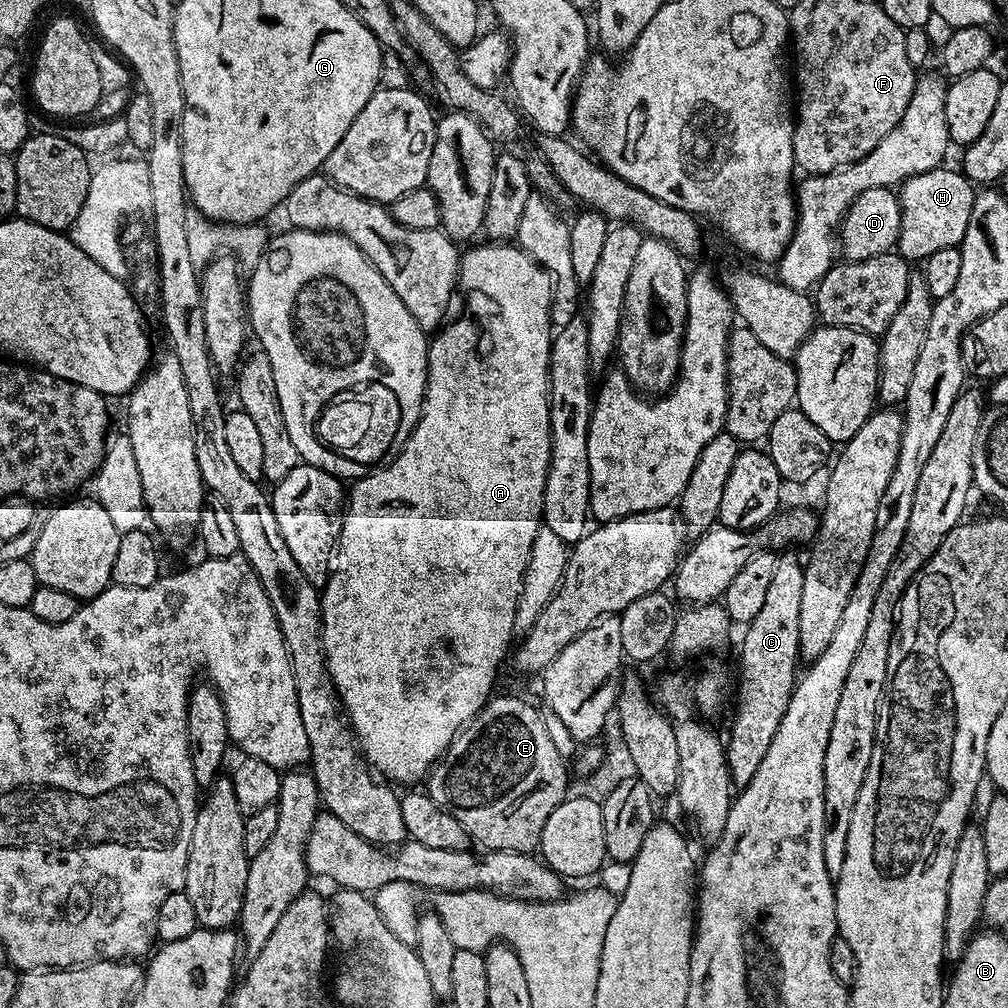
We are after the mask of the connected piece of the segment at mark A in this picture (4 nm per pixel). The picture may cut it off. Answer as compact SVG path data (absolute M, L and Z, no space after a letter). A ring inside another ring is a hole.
M508 242L483 243L469 252L465 251L460 257L458 288L461 293L464 291L468 316L453 324L445 323L431 337L428 345L428 381L424 387L420 420L413 426L404 449L389 464L368 476L359 477L351 485L346 496L340 537L336 540L328 567L328 581L320 592L320 641L324 647L324 662L340 696L346 719L369 764L381 777L397 785L412 786L415 780L423 781L460 729L483 710L493 695L496 667L503 662L508 643L514 639L514 614L518 611L516 599L522 590L530 546L534 544L544 515L542 502L546 470L550 466L548 367L554 335L552 280L519 246Z

